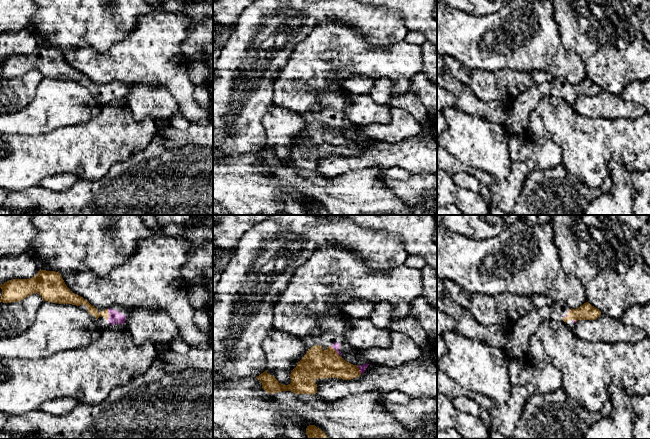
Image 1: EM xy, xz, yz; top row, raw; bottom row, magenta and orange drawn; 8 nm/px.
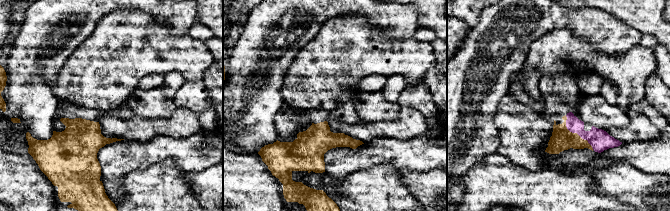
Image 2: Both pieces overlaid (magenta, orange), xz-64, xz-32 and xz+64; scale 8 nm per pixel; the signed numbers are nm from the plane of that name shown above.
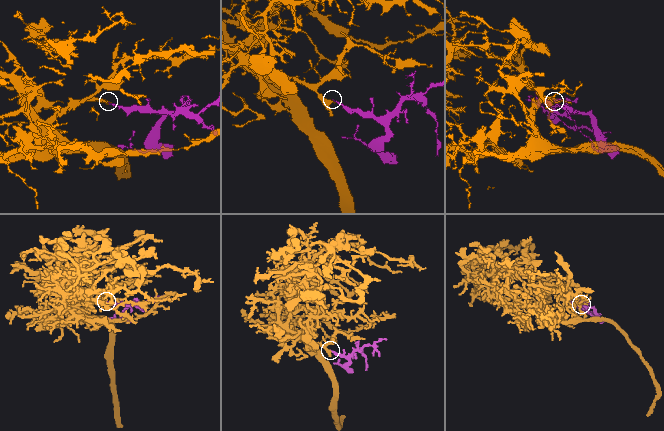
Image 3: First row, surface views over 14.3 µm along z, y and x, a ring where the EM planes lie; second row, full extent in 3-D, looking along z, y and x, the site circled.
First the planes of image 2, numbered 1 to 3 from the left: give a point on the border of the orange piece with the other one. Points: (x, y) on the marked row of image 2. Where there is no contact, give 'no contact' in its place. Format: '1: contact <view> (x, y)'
1: no contact
2: no contact
3: contact xz+64 (575, 132)

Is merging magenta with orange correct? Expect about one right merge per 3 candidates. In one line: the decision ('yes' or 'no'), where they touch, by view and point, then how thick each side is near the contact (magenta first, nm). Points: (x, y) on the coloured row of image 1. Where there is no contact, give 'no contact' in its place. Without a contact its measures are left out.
yes | xz (336, 350) | 60/240 nm

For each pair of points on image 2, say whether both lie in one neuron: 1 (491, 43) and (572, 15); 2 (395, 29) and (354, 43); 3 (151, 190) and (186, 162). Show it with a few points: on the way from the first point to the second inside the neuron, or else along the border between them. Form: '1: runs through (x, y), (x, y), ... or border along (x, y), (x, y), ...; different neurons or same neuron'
1: runs through (511, 25), (524, 15), (552, 15); same neuron
2: border along (366, 17), (374, 26), (381, 29), (385, 36); different neurons
3: border along (156, 163), (172, 159), (174, 164), (183, 170); different neurons

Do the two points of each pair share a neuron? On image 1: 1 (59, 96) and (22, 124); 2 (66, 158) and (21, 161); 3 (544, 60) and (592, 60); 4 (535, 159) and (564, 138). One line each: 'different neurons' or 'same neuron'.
1: same neuron
2: same neuron
3: different neurons
4: different neurons

